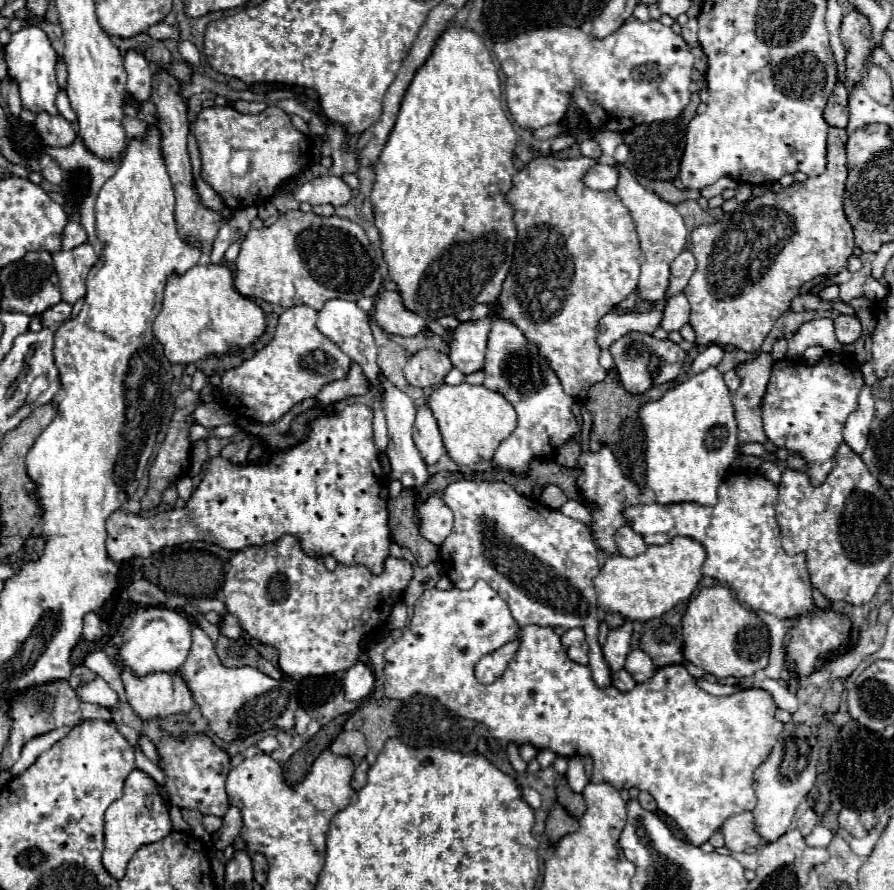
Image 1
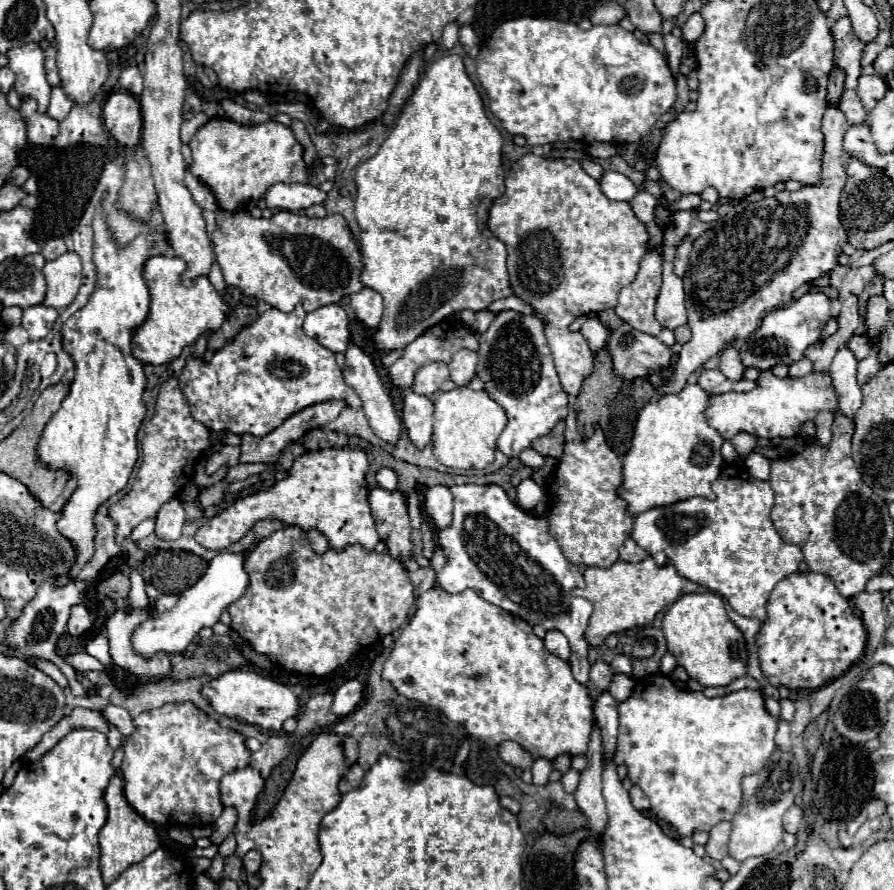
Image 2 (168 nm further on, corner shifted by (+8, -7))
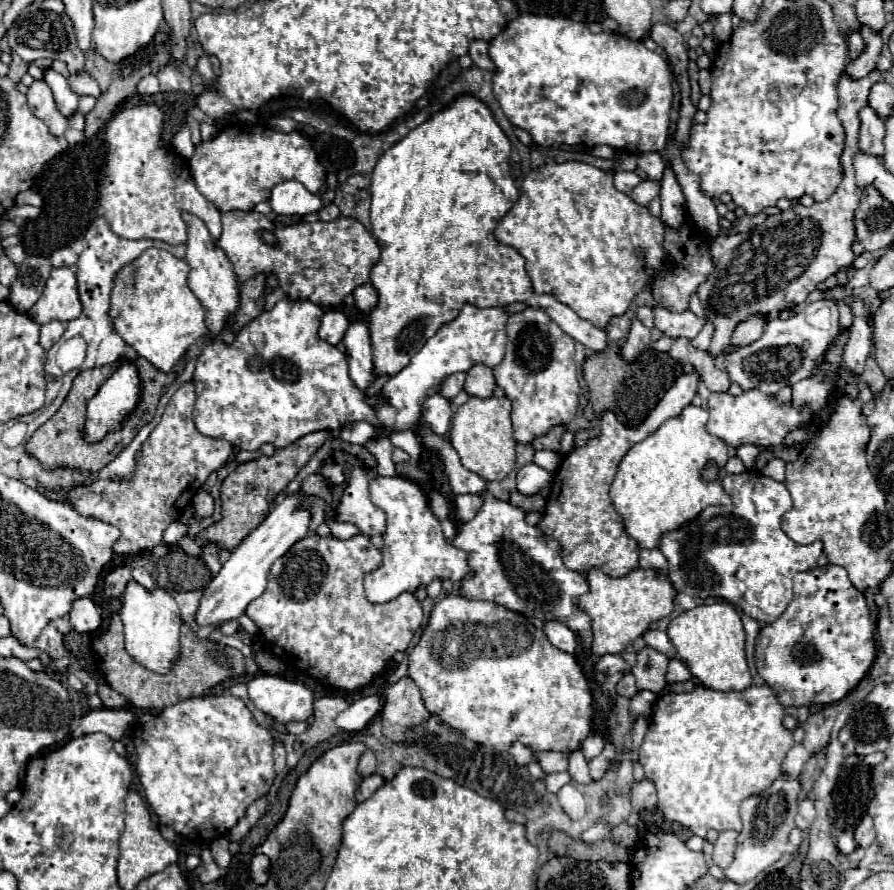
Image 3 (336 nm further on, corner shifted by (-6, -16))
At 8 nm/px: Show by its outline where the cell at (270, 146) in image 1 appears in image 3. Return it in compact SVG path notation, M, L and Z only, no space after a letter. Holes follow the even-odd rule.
M242 124L216 134L212 140L196 146L190 160L192 178L202 196L206 196L220 212L252 210L258 202L270 198L270 188L286 180L298 180L306 190L318 192L326 180L308 138L300 132L278 132L268 126Z

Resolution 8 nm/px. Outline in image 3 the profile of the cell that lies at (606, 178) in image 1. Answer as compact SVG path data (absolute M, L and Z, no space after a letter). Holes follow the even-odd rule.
M644 180L630 192L630 198L642 206L648 206L658 194L660 194L660 180Z

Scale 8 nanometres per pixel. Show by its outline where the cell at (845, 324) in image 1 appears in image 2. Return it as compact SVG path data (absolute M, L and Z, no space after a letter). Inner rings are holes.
M852 335L852 337L850 337L850 341L846 343L846 347L854 353L854 357L856 357L858 361L860 361L860 359L864 359L864 357L868 355L870 345L872 345L872 341L870 341L866 335Z

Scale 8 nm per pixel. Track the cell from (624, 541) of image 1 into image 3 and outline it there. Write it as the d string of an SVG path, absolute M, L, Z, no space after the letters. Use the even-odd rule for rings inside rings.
M658 548L656 550L640 550L640 566L652 568L660 574L668 574L668 560L664 558L664 554Z

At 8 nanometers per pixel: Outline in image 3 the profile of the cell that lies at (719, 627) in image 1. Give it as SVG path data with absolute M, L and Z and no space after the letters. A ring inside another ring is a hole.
M716 602L710 606L696 606L670 620L666 634L674 646L676 658L686 664L690 674L704 686L714 690L744 690L752 686L752 674L748 672L744 654L744 628L740 614L728 602Z

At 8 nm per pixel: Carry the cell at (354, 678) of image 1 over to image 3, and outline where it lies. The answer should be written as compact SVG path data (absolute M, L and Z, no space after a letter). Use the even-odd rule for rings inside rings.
M378 696L360 698L354 704L350 704L348 710L340 712L340 716L336 718L336 726L346 732L360 732L380 714L380 708L382 702Z

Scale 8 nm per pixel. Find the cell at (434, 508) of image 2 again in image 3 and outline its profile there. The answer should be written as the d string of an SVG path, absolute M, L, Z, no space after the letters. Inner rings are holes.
M464 494L456 496L456 514L460 522L468 522L476 516L476 512L482 506L482 496L480 494Z

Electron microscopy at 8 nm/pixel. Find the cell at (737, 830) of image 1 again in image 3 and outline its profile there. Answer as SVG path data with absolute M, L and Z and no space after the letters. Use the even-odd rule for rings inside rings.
M736 830L720 832L718 840L714 842L714 850L712 850L712 860L716 866L726 868L732 862L734 850L736 850L736 838L738 838Z

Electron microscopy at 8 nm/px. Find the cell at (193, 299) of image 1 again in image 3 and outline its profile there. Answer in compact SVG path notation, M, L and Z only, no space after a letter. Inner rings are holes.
M148 248L114 276L108 310L114 332L160 372L170 372L180 356L200 336L208 334L204 322L206 312L186 282L188 272L190 266L186 260L180 260L160 248Z

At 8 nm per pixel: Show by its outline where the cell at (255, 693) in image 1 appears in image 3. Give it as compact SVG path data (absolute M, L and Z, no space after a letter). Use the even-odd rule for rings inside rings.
M258 674L248 682L248 694L256 708L282 724L290 720L308 720L312 716L314 692L306 684Z

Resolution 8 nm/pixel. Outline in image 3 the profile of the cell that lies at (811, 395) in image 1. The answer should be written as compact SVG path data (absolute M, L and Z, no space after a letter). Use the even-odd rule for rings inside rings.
M750 390L750 392L742 392L740 396L732 396L728 392L712 392L708 398L708 424L706 430L712 436L718 436L726 446L742 446L742 444L754 444L754 446L778 446L782 444L784 436L810 422L812 420L812 412L808 408L804 410L796 410L790 402L788 404L778 404L774 396L762 396L762 392L758 390Z

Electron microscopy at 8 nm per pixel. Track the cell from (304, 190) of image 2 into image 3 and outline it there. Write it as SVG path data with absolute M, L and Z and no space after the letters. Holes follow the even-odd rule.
M288 180L288 182L274 186L272 194L268 198L268 204L272 206L272 210L276 214L284 214L284 216L312 214L312 212L318 212L324 206L320 196L308 192L296 180Z

